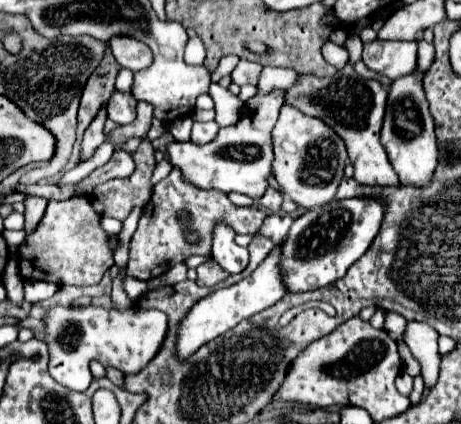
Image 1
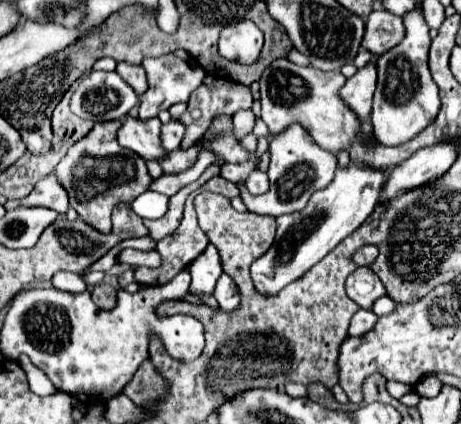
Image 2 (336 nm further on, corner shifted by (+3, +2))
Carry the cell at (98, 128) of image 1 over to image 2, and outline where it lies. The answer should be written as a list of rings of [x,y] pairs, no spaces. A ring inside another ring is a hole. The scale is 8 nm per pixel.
[[[52,172],[48,178],[42,178],[34,190],[24,196],[24,200],[20,198],[20,202],[16,200],[8,200],[4,204],[7,211],[14,210],[18,206],[44,206],[44,208],[52,208],[60,214],[66,214],[70,204],[68,204],[68,192],[64,190],[64,186],[60,186],[60,180],[56,178],[56,172]]]

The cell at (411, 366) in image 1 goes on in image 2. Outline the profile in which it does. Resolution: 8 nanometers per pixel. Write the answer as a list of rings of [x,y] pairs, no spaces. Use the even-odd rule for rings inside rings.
[[[426,376],[426,378],[422,378],[420,382],[416,382],[414,392],[418,392],[420,396],[426,396],[426,398],[434,398],[434,396],[440,392],[440,388],[442,388],[442,382],[440,382],[438,378]]]

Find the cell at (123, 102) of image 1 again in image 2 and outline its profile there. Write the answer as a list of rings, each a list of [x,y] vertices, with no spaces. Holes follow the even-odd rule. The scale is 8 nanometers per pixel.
[[[92,72],[74,92],[70,108],[76,116],[92,122],[126,118],[140,104],[138,94],[116,72]]]

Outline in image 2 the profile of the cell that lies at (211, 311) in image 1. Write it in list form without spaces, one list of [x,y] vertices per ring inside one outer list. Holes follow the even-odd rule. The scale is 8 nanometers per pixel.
[[[350,162],[346,168],[338,168],[328,188],[318,190],[306,204],[306,208],[276,218],[276,238],[272,248],[262,254],[250,268],[252,282],[258,294],[276,296],[284,286],[298,280],[316,262],[320,262],[330,250],[334,250],[346,236],[350,236],[380,202],[380,192],[386,182],[386,172]]]

